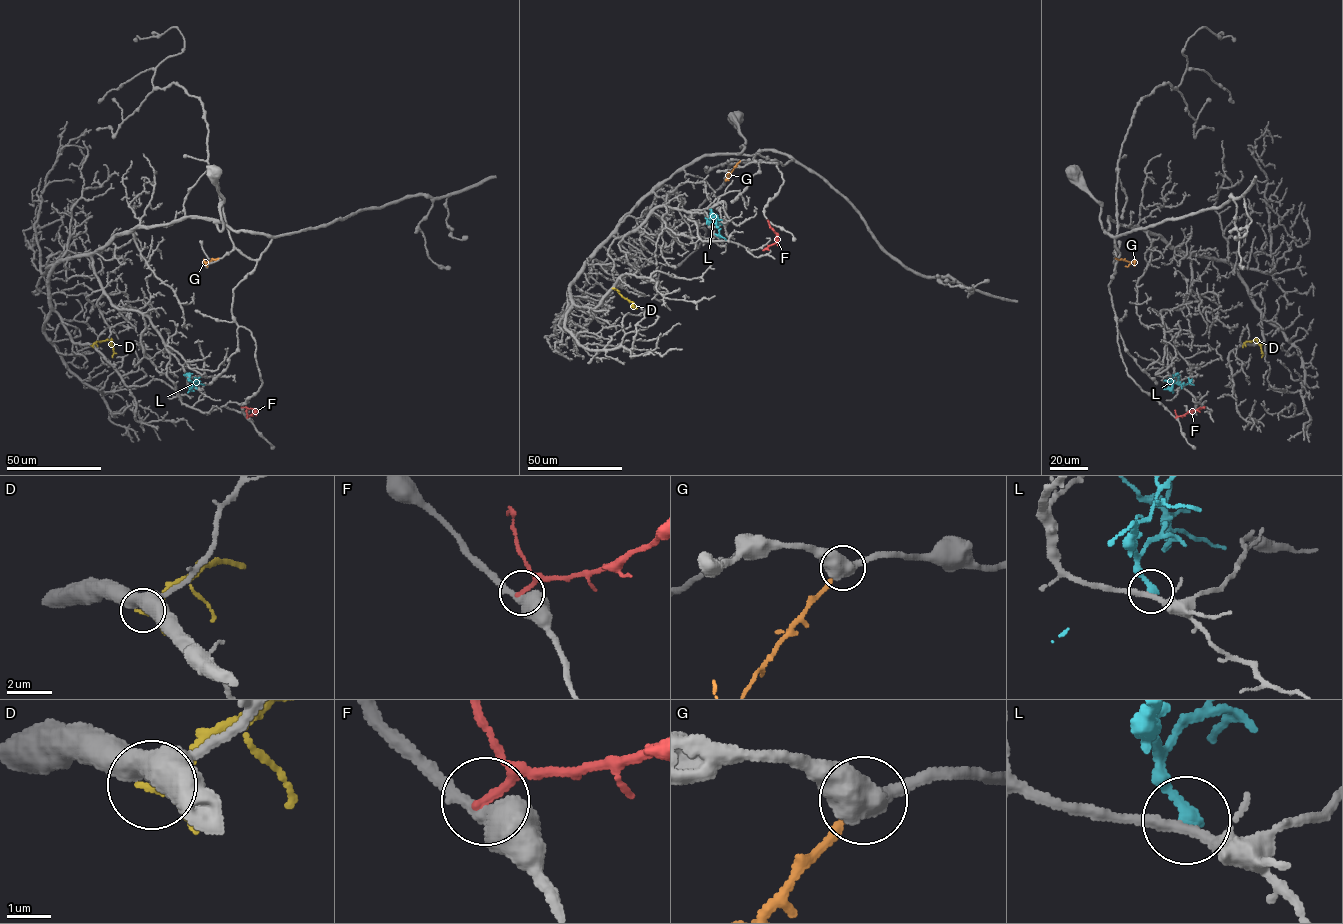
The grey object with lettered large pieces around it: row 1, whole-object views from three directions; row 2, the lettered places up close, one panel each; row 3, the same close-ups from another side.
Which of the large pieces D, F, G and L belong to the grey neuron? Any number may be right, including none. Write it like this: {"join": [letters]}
{"join": ["D"]}

